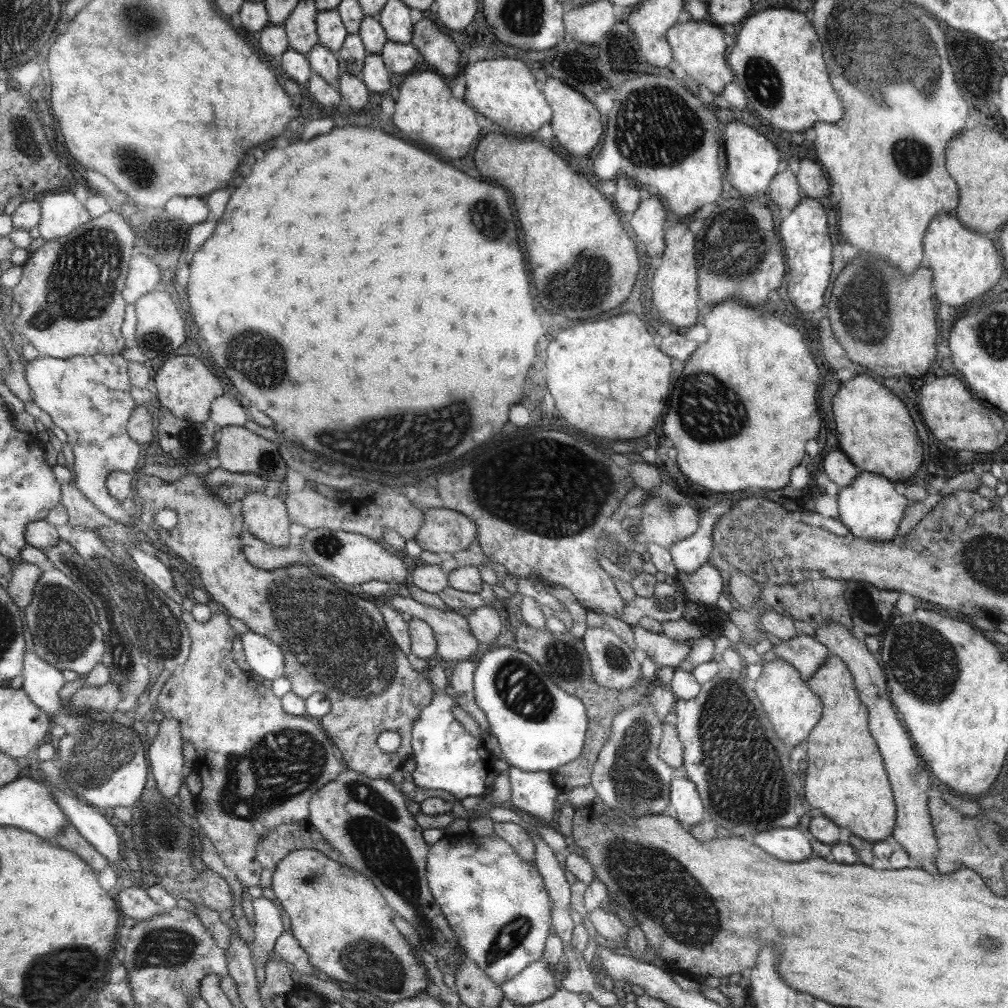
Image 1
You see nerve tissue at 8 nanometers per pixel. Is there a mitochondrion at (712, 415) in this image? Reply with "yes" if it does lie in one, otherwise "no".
yes

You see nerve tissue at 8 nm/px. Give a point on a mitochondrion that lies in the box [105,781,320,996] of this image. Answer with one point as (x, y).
(161, 947)

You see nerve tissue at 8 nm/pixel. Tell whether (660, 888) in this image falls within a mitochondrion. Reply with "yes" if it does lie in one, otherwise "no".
yes

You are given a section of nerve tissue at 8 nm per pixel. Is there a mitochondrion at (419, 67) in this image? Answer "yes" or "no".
no

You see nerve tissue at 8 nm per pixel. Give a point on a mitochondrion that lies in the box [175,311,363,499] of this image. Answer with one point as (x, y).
(246, 355)

